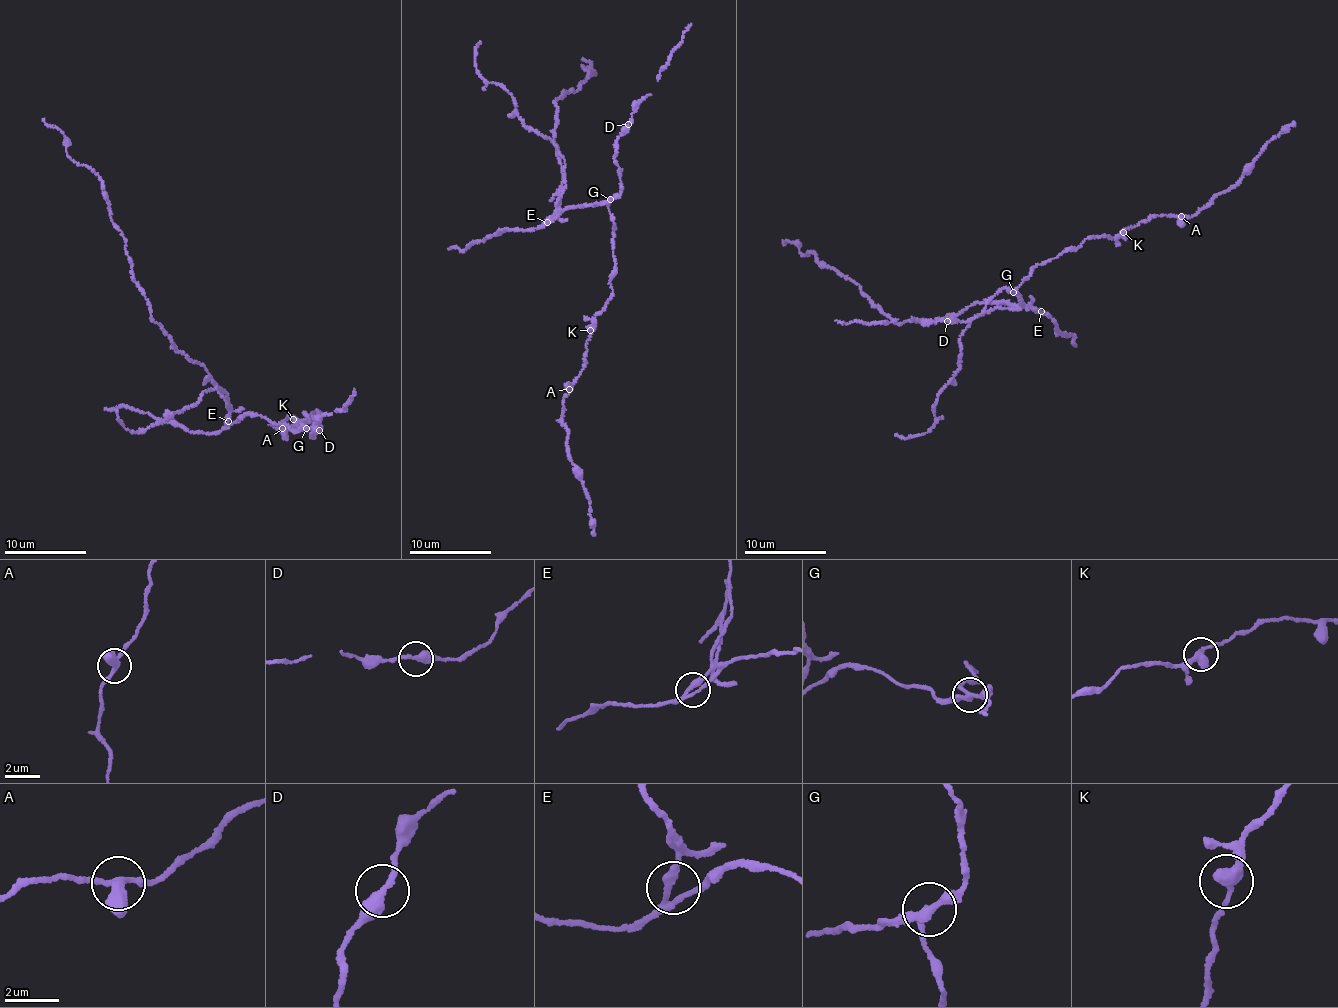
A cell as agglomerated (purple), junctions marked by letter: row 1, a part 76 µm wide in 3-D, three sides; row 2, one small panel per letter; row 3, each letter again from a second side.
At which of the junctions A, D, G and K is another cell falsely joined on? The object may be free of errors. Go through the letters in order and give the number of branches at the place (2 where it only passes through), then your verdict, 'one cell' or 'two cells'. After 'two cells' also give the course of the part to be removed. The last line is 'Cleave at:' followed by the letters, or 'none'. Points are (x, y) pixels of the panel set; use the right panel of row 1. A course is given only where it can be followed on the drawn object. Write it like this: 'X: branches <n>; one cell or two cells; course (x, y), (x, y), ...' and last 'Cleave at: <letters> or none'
A: branches 3; one cell
D: branches 2; one cell
G: branches 3; two cells; course (1013, 291), (1026, 309), (1041, 311), (977, 302), (926, 322), (898, 323), (816, 253), (783, 241)
K: branches 3; one cell
Cleave at: G

